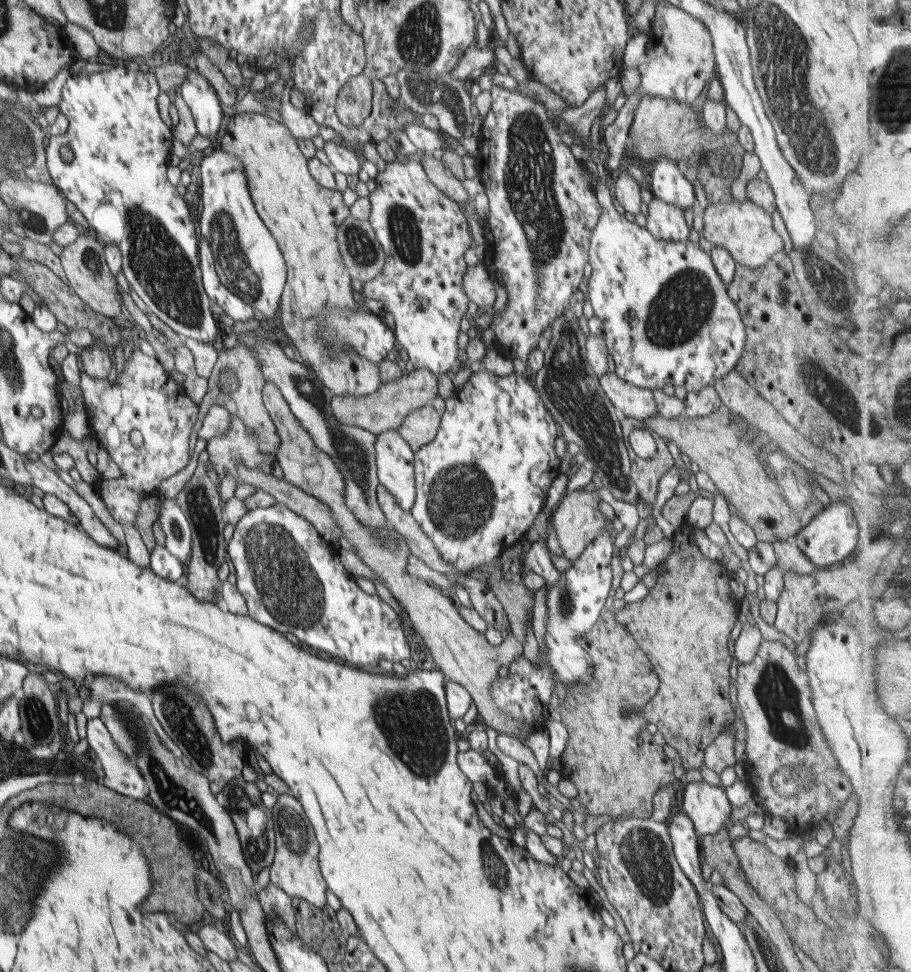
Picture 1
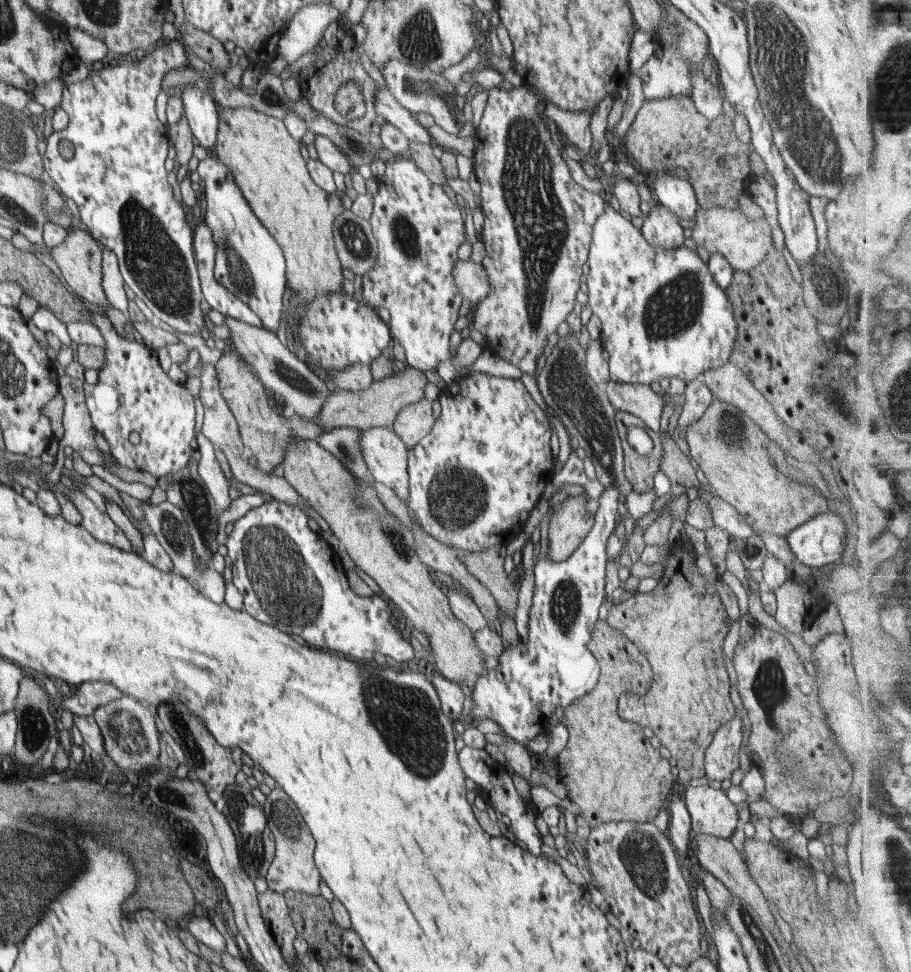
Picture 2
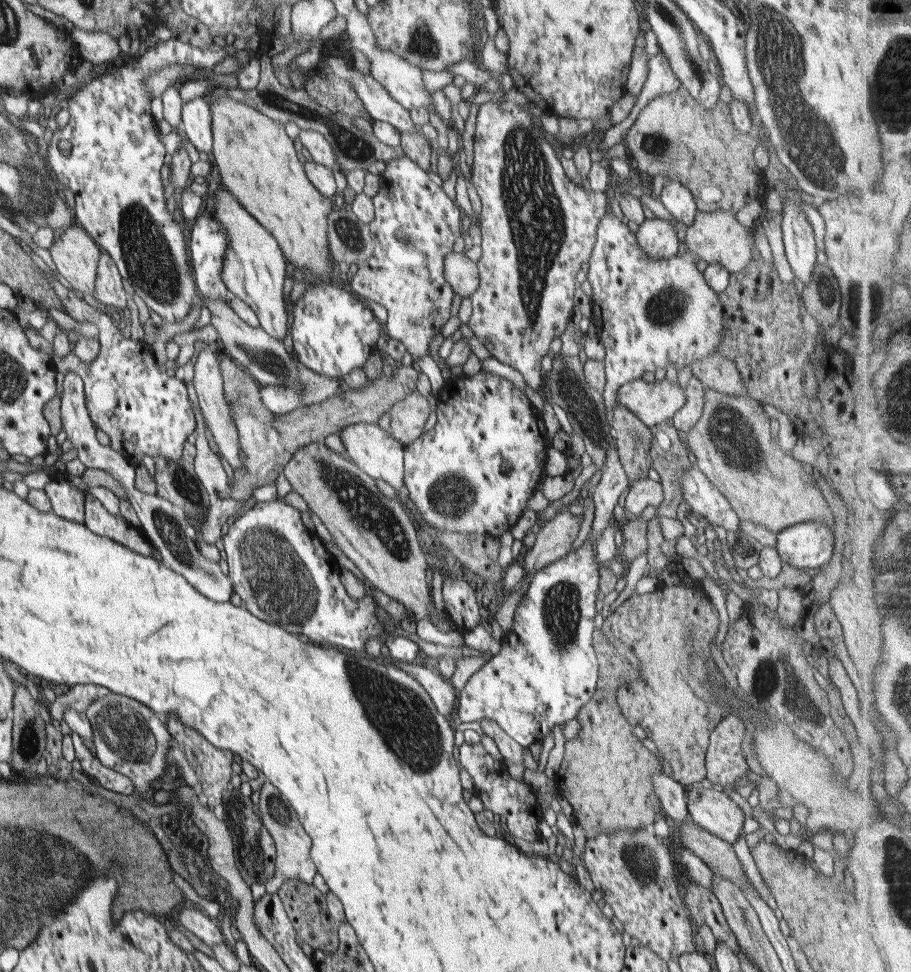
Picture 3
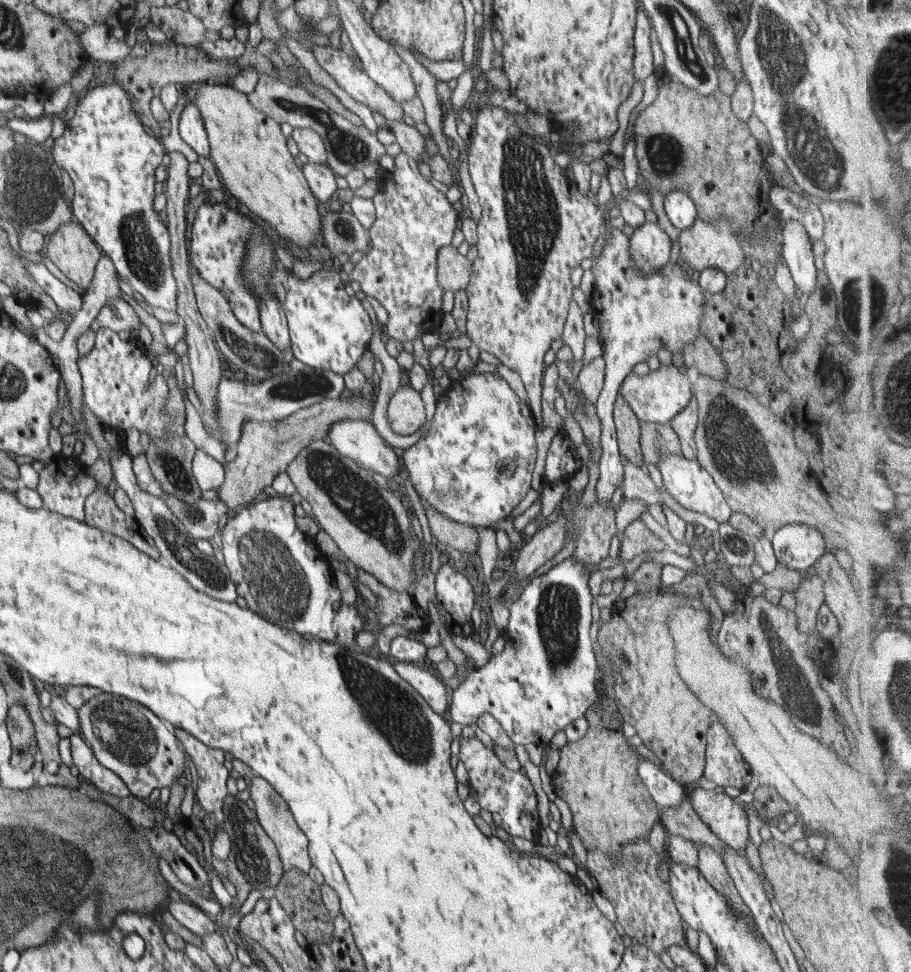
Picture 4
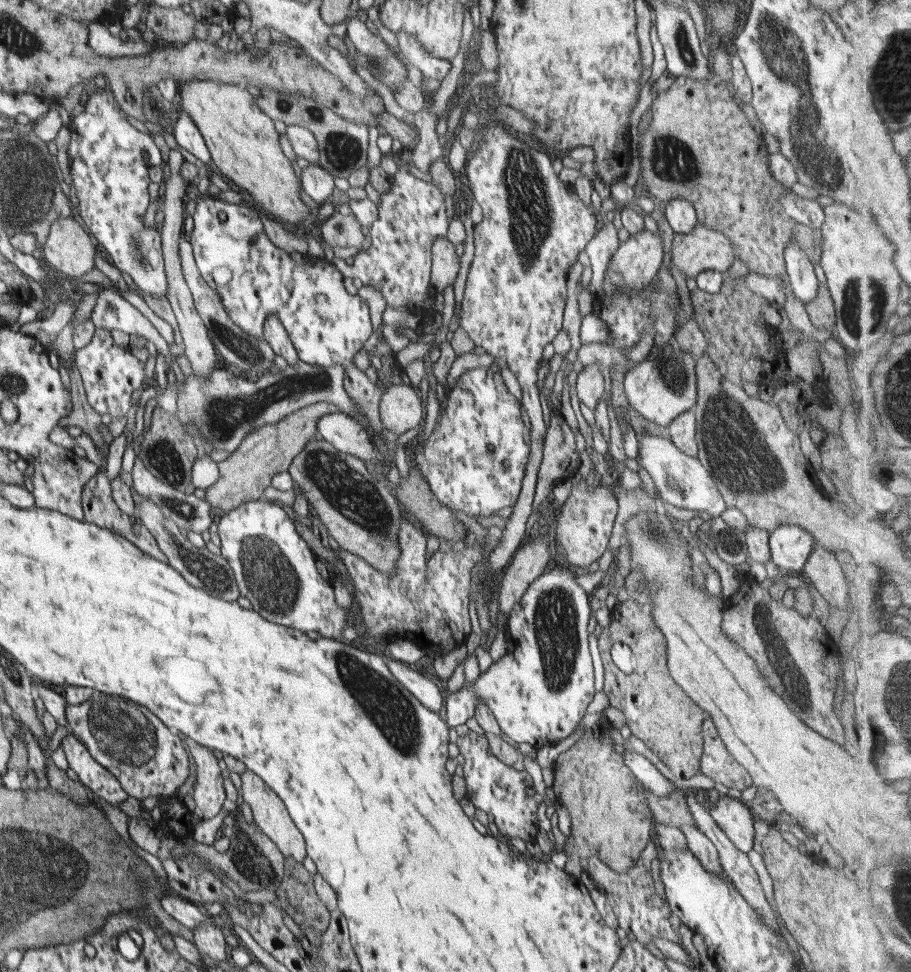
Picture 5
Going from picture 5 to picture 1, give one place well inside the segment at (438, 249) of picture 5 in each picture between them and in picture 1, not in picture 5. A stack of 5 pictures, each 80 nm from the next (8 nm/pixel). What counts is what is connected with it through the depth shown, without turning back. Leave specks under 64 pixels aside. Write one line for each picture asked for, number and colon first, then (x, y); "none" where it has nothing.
1: (478, 283)
2: (471, 278)
3: (462, 274)
4: (454, 271)

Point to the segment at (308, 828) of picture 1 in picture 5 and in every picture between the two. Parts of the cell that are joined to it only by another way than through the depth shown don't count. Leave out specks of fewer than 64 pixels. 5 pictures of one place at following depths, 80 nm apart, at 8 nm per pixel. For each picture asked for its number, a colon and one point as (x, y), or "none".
2: (293, 868)
3: (293, 844)
4: (273, 813)
5: (269, 812)

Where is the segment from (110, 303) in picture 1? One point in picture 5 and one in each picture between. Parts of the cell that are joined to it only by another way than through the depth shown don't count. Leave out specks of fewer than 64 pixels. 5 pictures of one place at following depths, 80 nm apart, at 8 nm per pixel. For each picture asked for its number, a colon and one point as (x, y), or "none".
2: (79, 257)
3: (76, 256)
4: (71, 249)
5: (68, 248)

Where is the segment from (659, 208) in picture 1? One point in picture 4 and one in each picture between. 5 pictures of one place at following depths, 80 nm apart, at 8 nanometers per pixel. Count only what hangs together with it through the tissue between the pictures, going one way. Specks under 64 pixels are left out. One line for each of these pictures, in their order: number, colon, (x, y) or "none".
2: (661, 228)
3: (657, 237)
4: (650, 247)

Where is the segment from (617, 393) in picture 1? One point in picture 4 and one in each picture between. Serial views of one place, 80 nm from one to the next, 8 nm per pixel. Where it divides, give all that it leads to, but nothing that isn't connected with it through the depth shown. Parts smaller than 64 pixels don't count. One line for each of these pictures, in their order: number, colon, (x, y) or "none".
2: (640, 400)
3: (653, 403)
4: (659, 397)

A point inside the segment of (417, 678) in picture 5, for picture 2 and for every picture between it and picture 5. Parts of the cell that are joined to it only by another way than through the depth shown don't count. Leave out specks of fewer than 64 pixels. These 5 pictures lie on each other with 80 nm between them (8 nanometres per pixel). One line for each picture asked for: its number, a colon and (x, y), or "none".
2: (453, 701)
3: (444, 695)
4: (435, 692)

